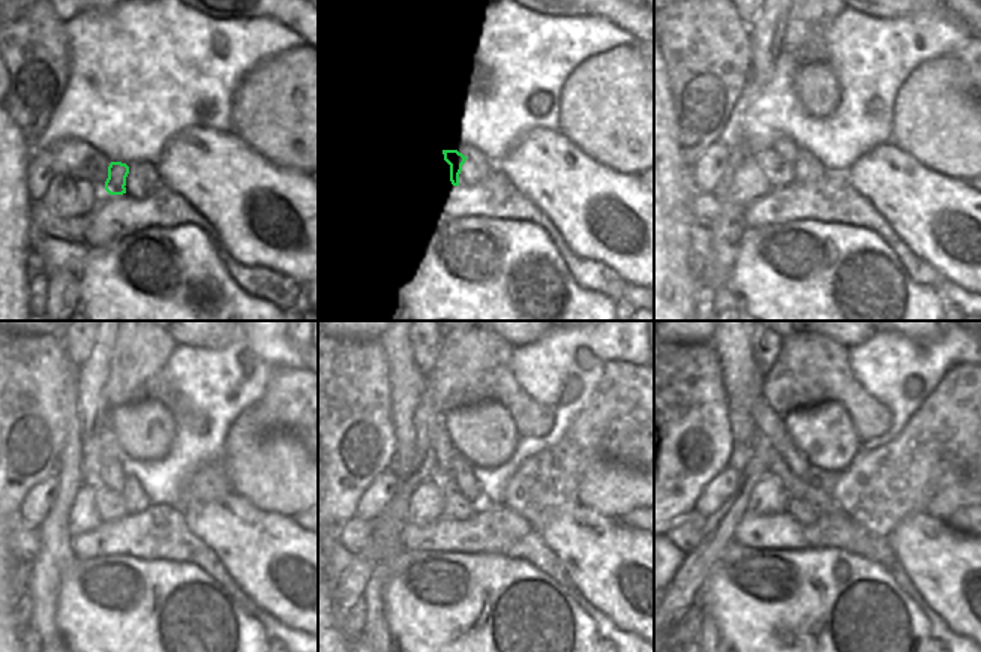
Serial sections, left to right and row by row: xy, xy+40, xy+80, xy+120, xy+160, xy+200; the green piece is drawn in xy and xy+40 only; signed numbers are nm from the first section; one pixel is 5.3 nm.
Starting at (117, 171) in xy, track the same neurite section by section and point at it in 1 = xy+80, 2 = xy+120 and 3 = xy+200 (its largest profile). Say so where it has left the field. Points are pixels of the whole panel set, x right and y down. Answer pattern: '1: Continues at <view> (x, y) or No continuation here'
1: Continues at xy+80 (786, 149)
2: Continues at xy+120 (110, 475)
3: Continues at xy+200 (765, 420)

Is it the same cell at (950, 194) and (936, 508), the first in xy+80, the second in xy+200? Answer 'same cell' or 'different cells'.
different cells

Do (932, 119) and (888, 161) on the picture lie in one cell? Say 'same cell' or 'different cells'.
different cells

